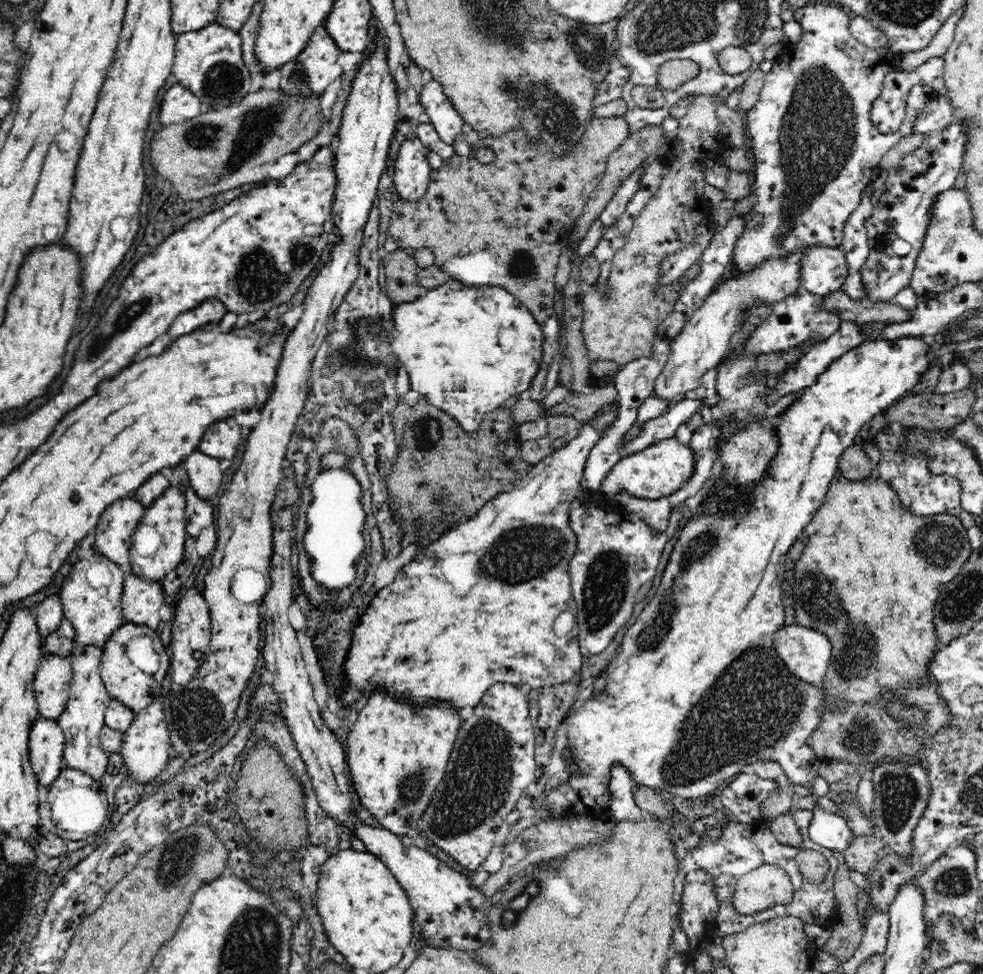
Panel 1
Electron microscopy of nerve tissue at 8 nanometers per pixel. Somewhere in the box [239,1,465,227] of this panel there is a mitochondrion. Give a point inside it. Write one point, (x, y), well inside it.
(298, 78)

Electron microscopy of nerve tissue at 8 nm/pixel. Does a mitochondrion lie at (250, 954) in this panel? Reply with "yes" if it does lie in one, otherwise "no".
yes

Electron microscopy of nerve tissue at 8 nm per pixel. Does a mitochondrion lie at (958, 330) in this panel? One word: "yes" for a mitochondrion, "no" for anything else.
no

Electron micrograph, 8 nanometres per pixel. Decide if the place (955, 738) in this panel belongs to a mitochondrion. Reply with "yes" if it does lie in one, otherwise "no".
no

